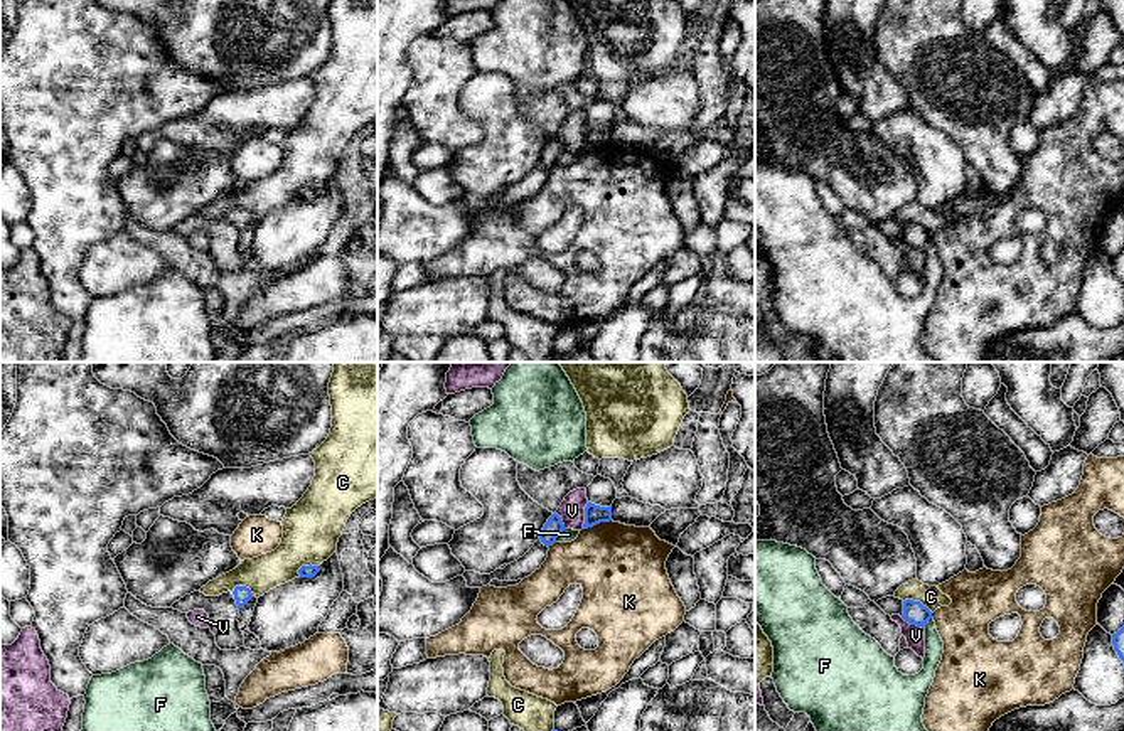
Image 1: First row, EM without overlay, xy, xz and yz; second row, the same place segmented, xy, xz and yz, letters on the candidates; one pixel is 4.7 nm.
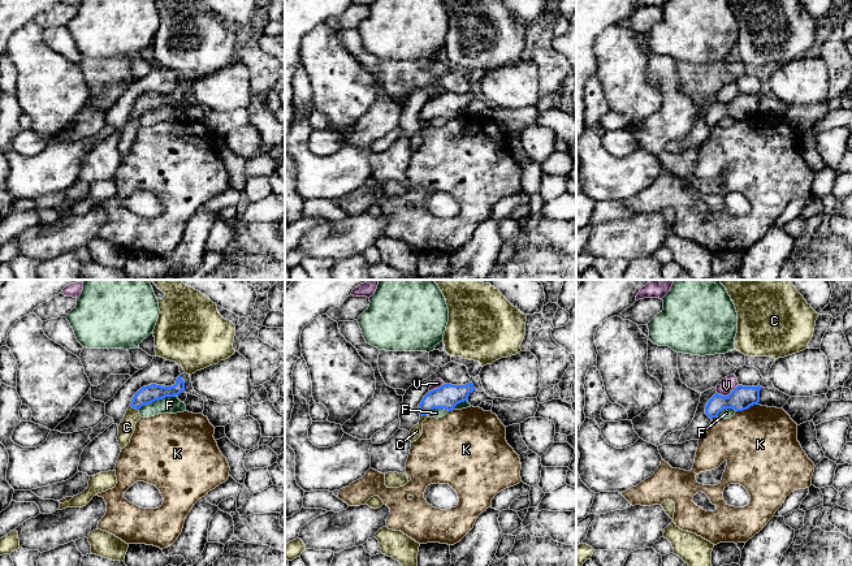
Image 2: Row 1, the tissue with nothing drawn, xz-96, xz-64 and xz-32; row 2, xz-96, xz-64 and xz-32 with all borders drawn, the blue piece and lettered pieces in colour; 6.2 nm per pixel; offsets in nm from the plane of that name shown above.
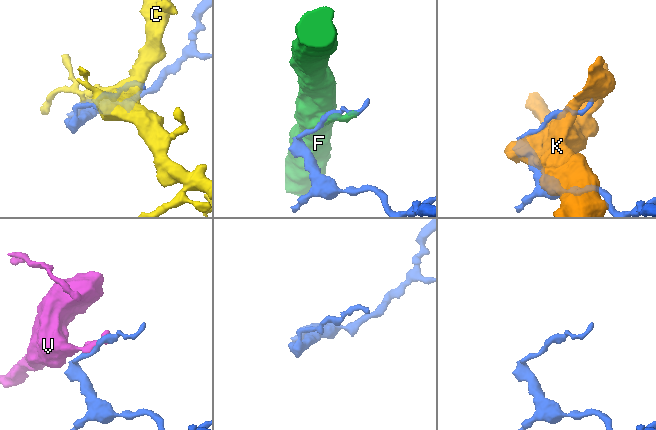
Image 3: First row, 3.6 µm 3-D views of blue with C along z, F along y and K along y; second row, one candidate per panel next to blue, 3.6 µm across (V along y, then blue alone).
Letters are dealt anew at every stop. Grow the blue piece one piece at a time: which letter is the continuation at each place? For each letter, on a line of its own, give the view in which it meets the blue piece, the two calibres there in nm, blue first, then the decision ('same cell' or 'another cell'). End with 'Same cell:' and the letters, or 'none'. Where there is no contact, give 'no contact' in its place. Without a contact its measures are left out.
C: contact in yz; calibres 110 and 110 nm; another cell
F: contact in xz; calibres 90 and 60 nm; another cell
K: contact in xz; calibres 100 and 420 nm; another cell
V: contact in xz; calibres 100 and 130 nm; another cell
Same cell: none

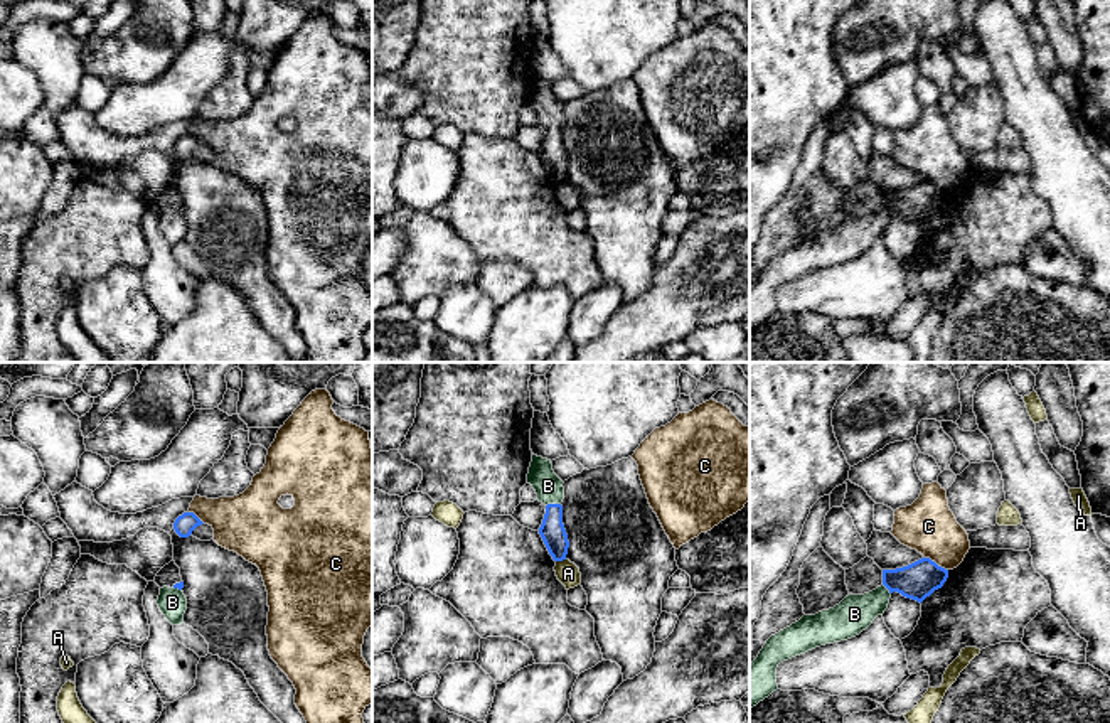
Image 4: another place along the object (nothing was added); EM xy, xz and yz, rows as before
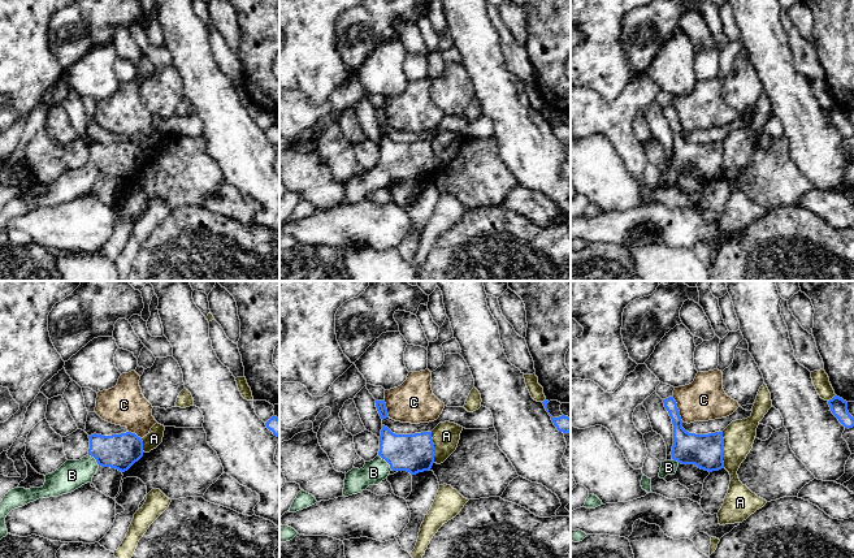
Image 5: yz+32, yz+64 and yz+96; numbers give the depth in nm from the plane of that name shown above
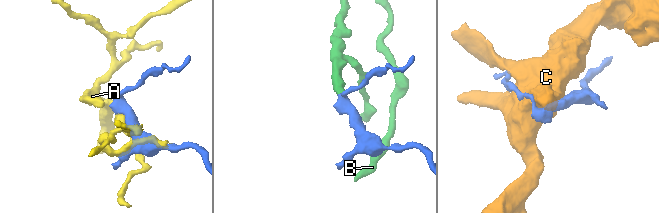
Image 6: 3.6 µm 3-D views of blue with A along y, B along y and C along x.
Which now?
A: contact in xz; calibres 120 and 110 nm; another cell
B: contact in xz; calibres 120 and 140 nm; same cell
C: contact in yz; calibres 180 and 260 nm; another cell
Same cell: B

